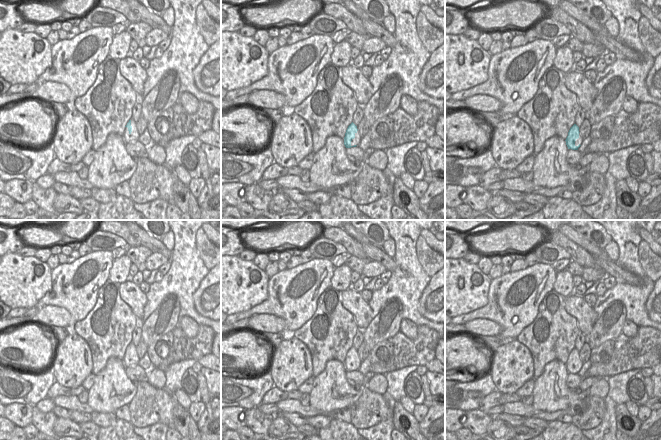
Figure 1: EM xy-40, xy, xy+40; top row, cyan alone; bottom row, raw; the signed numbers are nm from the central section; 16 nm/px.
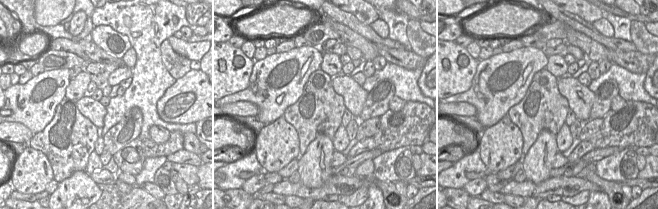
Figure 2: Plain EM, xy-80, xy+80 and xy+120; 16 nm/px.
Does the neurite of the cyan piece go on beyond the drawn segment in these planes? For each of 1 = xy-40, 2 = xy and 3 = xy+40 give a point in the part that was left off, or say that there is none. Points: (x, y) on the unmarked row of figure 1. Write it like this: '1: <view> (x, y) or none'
1: none
2: none
3: none

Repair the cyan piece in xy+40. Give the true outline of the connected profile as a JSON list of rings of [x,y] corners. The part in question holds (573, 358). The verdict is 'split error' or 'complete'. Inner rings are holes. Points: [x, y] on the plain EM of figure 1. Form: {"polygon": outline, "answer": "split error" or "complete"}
{"polygon": [[[574,348],[569,356],[568,356],[568,360],[566,362],[566,369],[568,371],[568,373],[572,373],[572,374],[578,374],[578,372],[581,370],[580,368],[578,370],[575,369],[575,365],[579,362],[579,351]]], "answer": "complete"}

